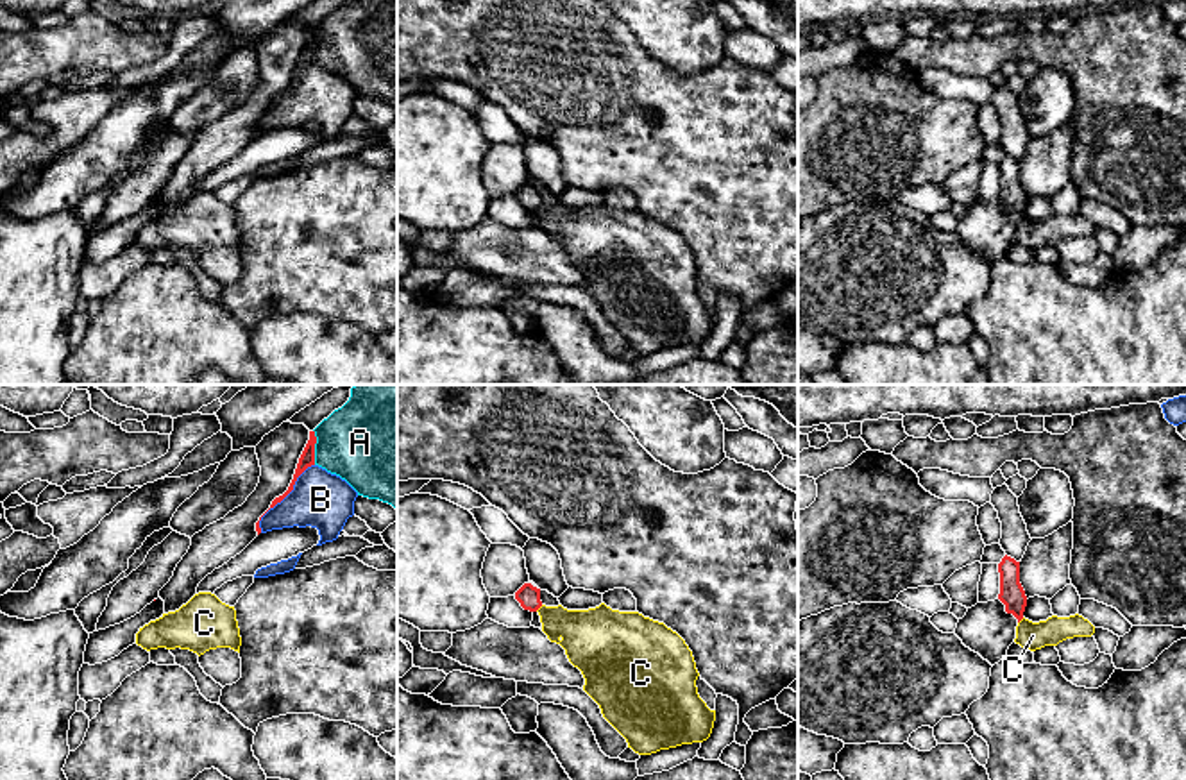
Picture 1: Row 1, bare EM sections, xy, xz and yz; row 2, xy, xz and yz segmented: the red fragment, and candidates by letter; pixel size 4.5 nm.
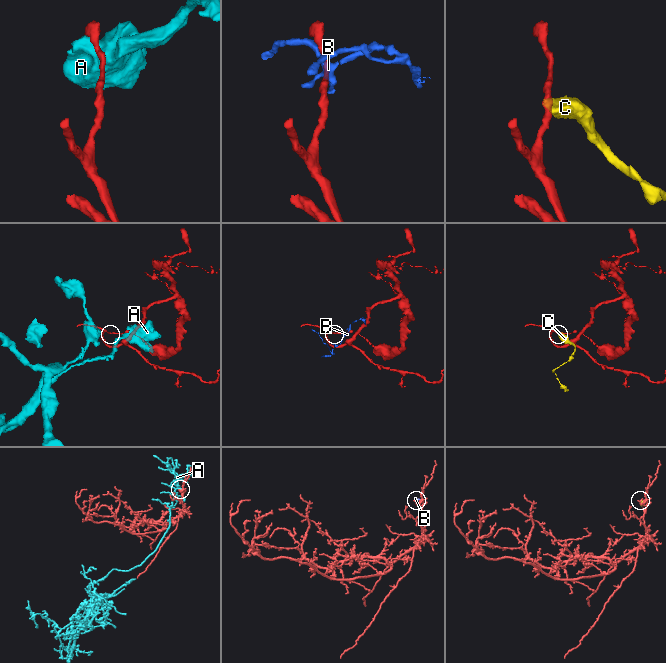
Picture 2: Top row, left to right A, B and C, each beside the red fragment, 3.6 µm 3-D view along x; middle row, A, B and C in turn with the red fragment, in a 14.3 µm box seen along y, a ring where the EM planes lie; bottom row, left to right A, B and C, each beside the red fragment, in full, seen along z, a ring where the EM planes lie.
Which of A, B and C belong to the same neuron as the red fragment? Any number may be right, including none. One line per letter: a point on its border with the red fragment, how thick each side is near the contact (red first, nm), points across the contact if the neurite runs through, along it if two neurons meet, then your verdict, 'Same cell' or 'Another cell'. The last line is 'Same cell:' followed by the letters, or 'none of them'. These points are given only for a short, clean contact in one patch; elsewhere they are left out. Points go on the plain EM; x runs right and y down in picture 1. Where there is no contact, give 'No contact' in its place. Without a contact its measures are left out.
A: Touches red at xy (313, 47). Thickness 70 nm (red) against 400 nm. Another cell
B: Touches red at xy (283, 97). Thickness 70 nm (red) against 260 nm. Another cell
C: Touches red at xz (539, 206). Thickness 100 nm (red) against 220 nm. Boundary: xz (542, 204), (535, 210). Another cell
Same cell: none of them

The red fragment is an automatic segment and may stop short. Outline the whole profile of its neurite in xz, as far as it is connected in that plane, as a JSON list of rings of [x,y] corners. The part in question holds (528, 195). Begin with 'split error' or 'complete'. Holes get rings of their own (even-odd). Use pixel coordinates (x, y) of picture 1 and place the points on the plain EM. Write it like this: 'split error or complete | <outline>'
complete | [[[524,182],[517,191],[515,199],[521,202],[524,209],[537,211],[542,206],[540,188],[531,182]]]

